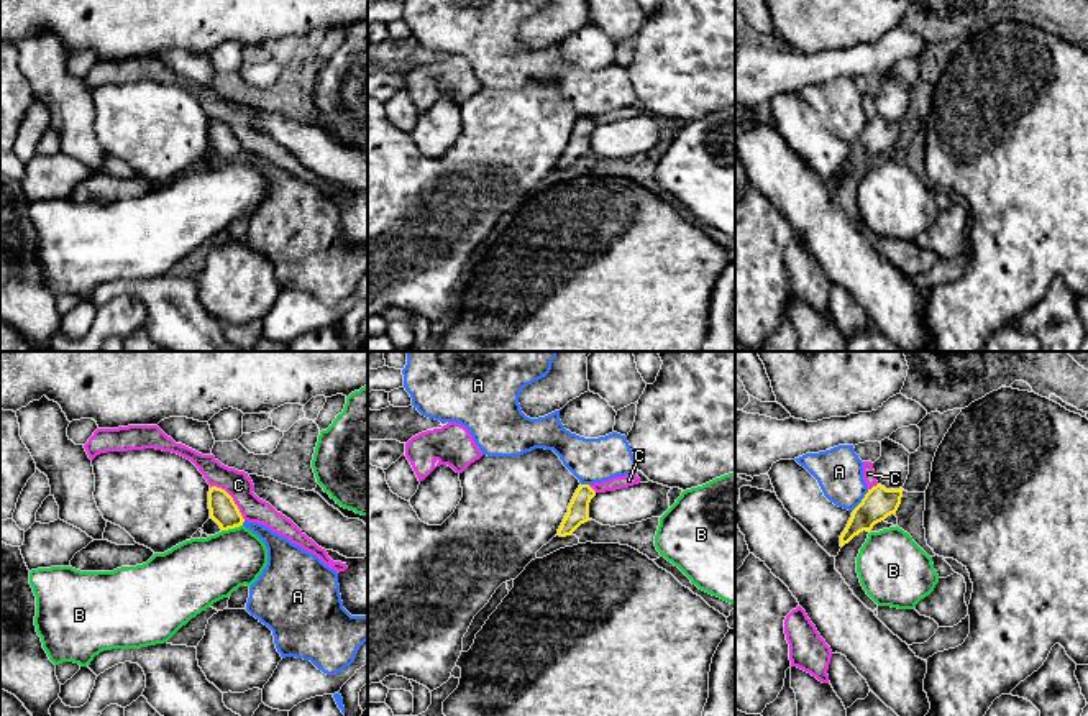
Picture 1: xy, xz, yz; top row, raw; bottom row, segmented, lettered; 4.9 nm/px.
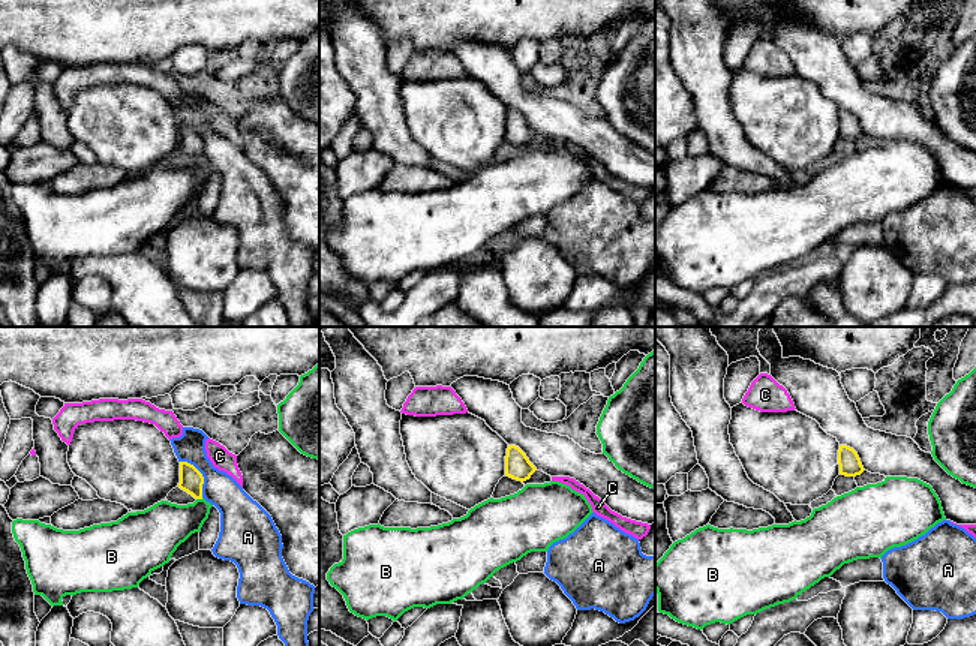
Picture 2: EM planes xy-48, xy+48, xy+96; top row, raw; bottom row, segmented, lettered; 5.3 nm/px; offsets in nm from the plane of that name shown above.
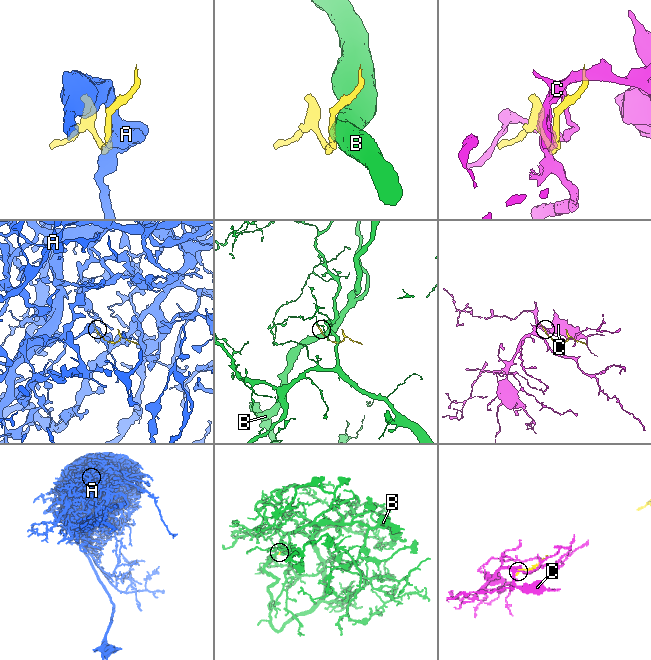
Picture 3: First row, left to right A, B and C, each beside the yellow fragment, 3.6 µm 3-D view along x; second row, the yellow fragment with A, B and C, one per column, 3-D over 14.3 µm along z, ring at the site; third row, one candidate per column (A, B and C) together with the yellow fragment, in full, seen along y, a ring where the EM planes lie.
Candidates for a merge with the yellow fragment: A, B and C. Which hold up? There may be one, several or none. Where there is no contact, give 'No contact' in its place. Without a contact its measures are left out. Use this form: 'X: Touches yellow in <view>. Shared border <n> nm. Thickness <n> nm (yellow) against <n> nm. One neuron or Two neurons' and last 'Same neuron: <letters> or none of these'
A: Touches yellow in yz. Shared border 130 nm. Thickness 160 nm (yellow) against 240 nm. Two neurons
B: Touches yellow in xy. Shared border 110 nm. Thickness 140 nm (yellow) against 320 nm. One neuron
C: Touches yellow in xy. Shared border 240 nm. Thickness 140 nm (yellow) against 140 nm. Two neurons
Same neuron: B

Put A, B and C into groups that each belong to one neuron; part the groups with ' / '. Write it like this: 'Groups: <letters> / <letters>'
Groups: A / B / C

